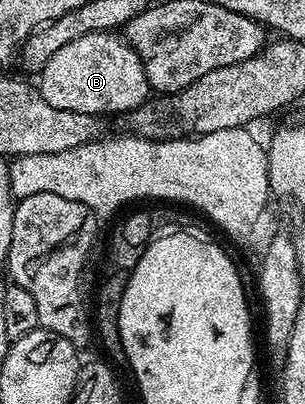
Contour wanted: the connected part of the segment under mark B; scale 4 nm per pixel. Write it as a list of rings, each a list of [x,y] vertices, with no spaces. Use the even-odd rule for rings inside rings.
[[[115,31],[82,34],[82,38],[74,38],[74,42],[66,42],[46,66],[38,73],[38,87],[42,98],[50,102],[50,106],[58,106],[58,110],[74,110],[78,114],[100,116],[104,112],[121,112],[127,114],[140,108],[149,99],[150,89],[146,70],[138,58],[138,54],[129,46],[127,40]]]

